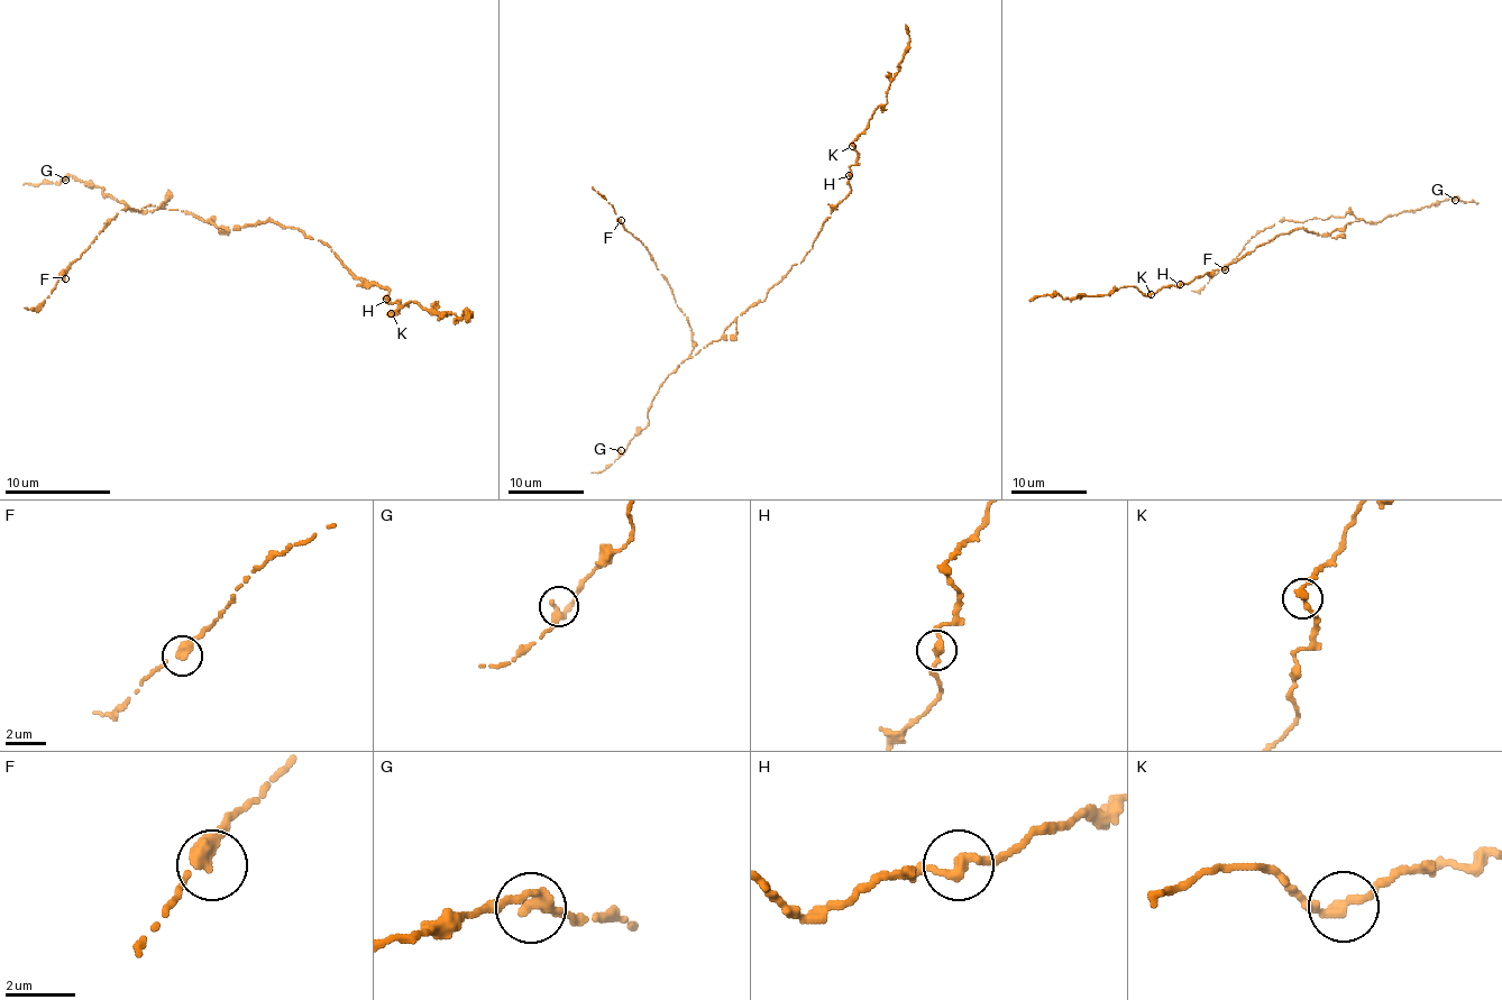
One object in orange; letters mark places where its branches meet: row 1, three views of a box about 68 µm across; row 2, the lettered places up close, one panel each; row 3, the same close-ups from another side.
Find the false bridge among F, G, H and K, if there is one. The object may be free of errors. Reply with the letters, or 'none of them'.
none of them

